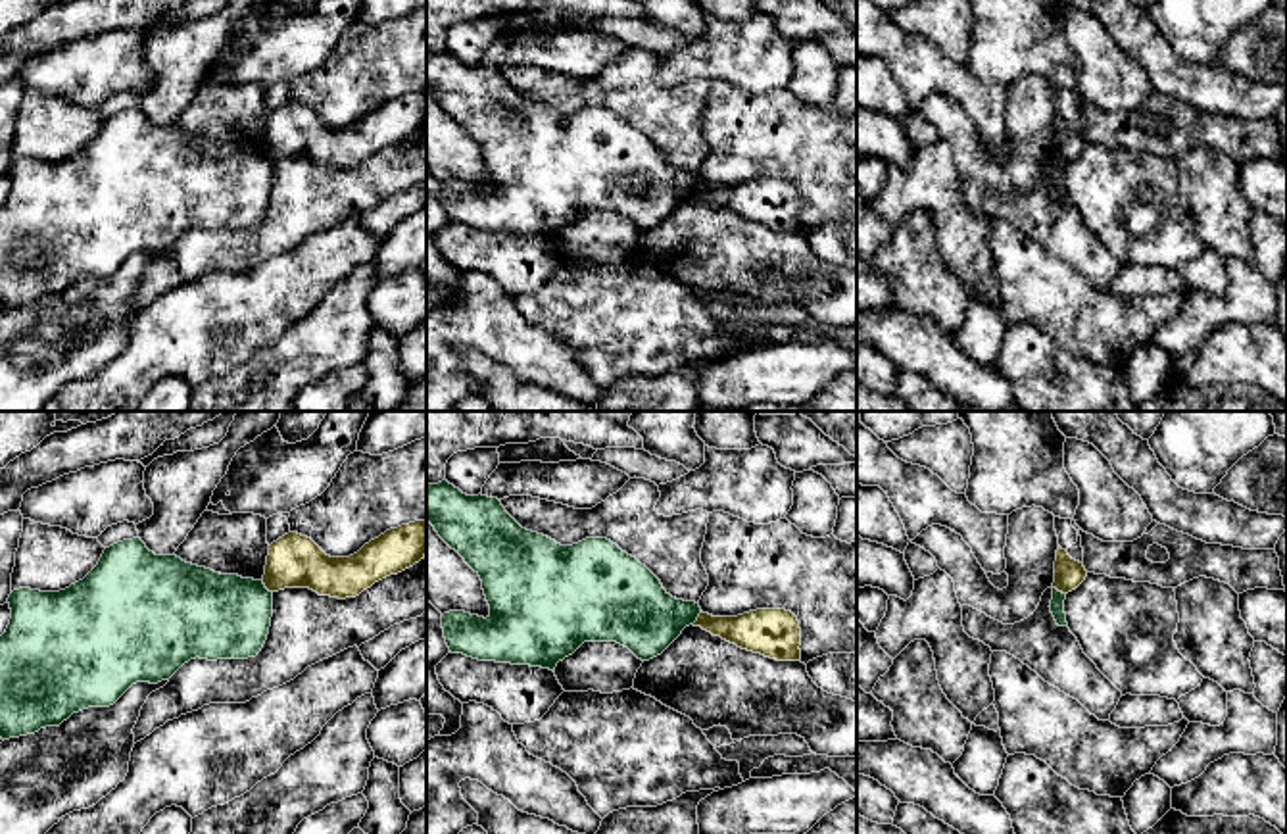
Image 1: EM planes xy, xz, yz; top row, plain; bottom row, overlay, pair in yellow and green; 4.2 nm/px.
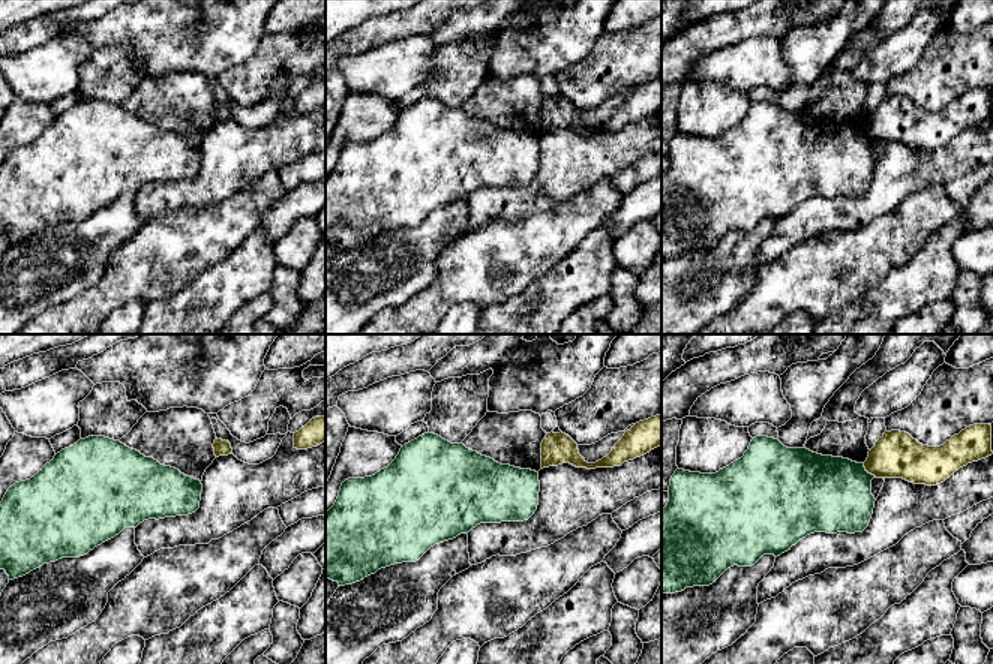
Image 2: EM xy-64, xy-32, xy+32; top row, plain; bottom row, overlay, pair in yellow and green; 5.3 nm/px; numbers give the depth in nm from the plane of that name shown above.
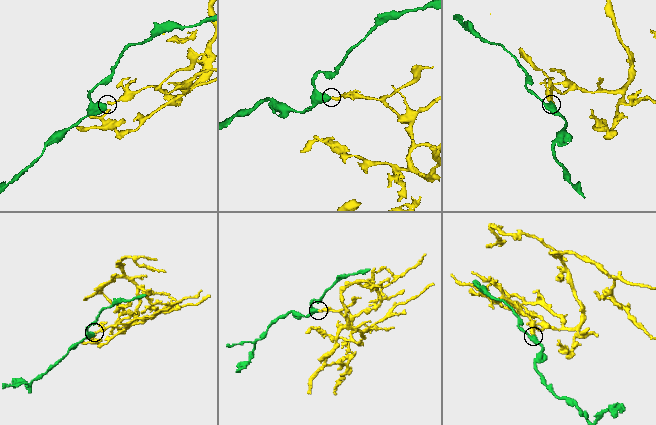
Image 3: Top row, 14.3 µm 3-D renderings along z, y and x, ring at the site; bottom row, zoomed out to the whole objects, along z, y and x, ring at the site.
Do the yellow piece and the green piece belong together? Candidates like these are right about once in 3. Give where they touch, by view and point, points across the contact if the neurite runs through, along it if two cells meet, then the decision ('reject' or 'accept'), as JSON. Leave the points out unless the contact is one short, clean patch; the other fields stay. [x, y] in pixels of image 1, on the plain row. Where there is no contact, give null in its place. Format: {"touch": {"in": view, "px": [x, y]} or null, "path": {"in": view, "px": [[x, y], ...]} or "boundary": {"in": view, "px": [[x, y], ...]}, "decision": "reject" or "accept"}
{"touch": {"in": "xy", "px": [266, 156]}, "boundary": {"in": "xy", "px": [[262, 150], [271, 162]]}, "decision": "reject"}

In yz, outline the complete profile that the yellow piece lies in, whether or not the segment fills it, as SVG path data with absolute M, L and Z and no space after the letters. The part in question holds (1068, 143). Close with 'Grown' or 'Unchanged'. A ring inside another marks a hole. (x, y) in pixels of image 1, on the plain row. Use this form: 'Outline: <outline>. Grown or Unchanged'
Outline: M1058 115L1053 158L1056 158L1062 163L1068 163L1076 159L1085 150L1085 146L1087 146L1087 140L1083 133L1072 129L1068 121Z. Unchanged

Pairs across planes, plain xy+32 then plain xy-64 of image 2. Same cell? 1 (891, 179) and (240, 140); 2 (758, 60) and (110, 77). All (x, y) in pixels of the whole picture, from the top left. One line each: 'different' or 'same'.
1: same
2: different

